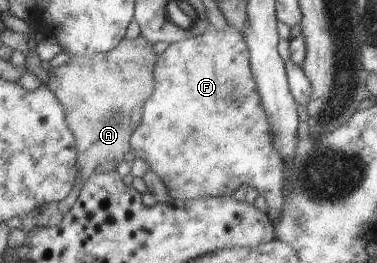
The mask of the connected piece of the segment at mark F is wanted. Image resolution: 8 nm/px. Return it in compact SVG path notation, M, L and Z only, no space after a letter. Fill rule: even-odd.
M226 22L222 30L209 25L196 37L169 43L153 69L154 91L145 101L140 123L129 137L134 156L146 162L165 185L171 199L232 196L241 185L253 187L266 200L266 213L278 221L283 204L283 162L273 148L270 128L248 63L242 34Z

